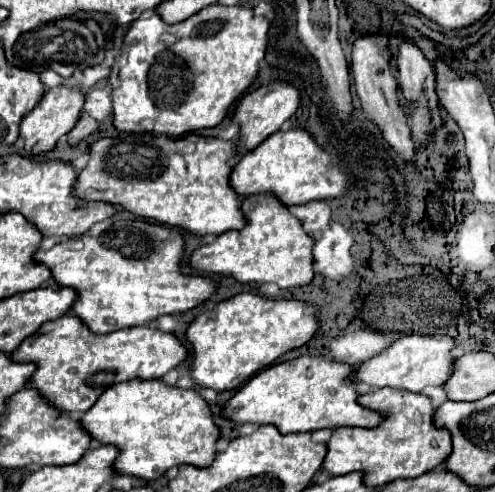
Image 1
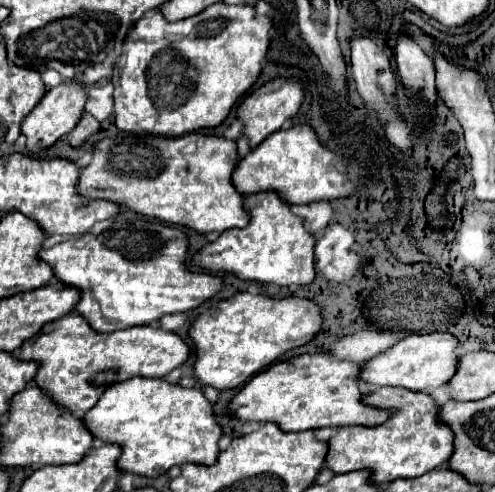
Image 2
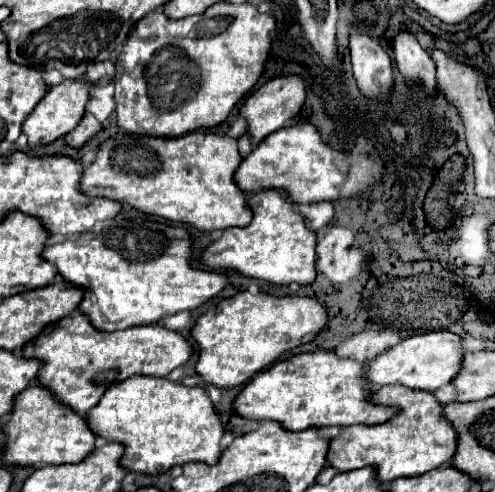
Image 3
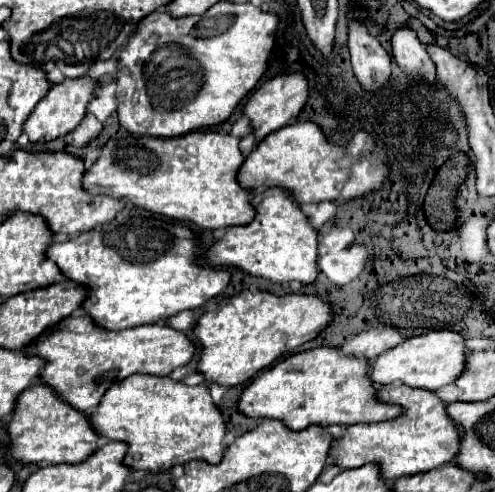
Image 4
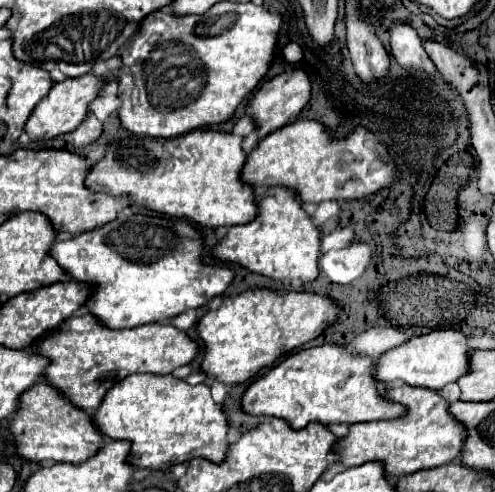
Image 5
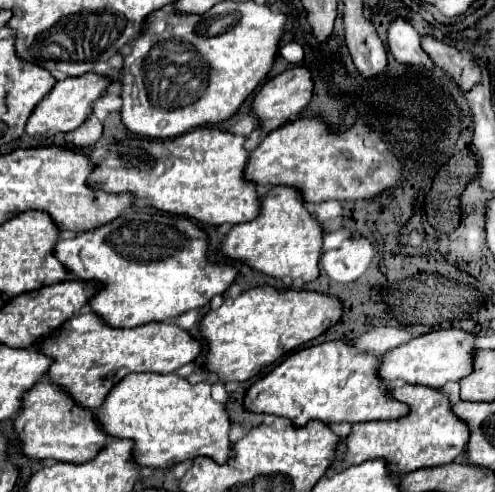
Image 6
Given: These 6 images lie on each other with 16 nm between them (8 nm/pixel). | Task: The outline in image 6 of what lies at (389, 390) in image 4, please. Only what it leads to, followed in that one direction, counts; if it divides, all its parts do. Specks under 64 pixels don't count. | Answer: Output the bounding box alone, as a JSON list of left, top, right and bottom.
[344,384,470,474]

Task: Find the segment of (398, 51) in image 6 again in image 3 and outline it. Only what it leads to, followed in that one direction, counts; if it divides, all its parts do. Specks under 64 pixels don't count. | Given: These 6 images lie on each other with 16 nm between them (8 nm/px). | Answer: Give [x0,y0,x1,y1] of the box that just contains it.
[394,30,436,94]

